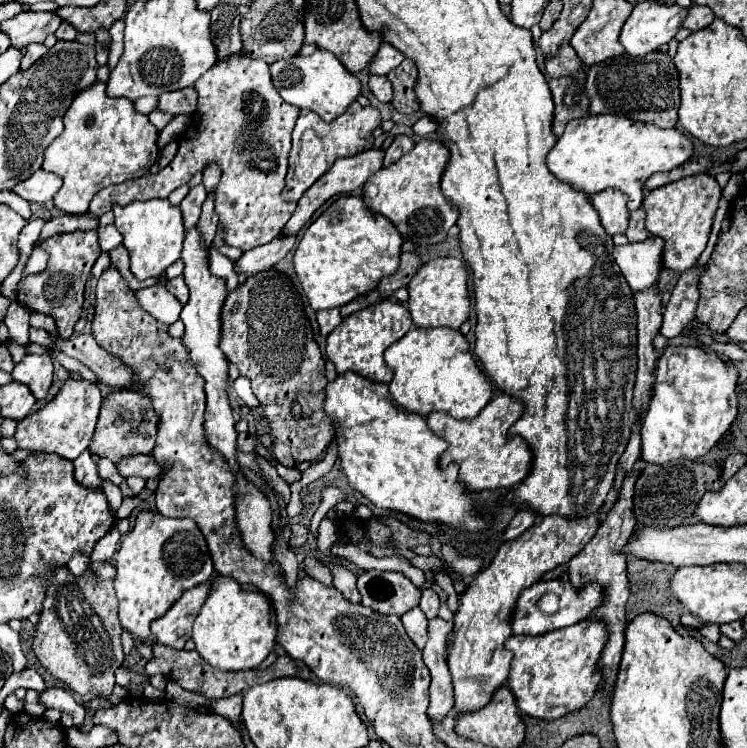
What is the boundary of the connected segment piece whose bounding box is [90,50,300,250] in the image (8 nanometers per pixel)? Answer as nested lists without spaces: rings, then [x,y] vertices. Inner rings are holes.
[[[248,52],[230,54],[228,58],[220,60],[214,68],[204,72],[198,82],[194,84],[198,90],[198,110],[192,114],[192,122],[184,136],[180,138],[180,150],[176,158],[170,162],[168,168],[162,168],[158,174],[146,174],[138,180],[126,180],[124,184],[114,184],[104,190],[100,190],[92,202],[90,202],[90,214],[102,216],[112,208],[112,204],[126,206],[134,200],[152,200],[152,198],[168,198],[168,194],[182,184],[188,184],[190,178],[204,170],[206,164],[218,162],[222,166],[222,180],[216,190],[216,212],[220,216],[220,224],[224,226],[224,242],[240,248],[240,250],[252,250],[256,246],[262,246],[270,242],[274,236],[280,234],[284,224],[290,220],[290,216],[296,210],[296,202],[288,202],[282,198],[284,178],[288,172],[288,154],[292,144],[292,130],[298,120],[300,108],[284,102],[278,94],[278,90],[272,84],[268,64],[264,60],[250,58]]]

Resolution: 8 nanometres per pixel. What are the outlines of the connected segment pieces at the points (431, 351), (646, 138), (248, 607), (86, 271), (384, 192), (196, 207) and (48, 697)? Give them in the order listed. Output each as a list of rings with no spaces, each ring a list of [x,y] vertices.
[[[412,328],[404,338],[384,352],[386,364],[394,370],[390,396],[400,408],[420,416],[442,410],[454,418],[476,418],[490,402],[492,386],[468,350],[468,342],[456,330]]]
[[[590,114],[568,122],[564,134],[550,150],[546,162],[550,172],[558,180],[572,184],[586,194],[596,194],[606,188],[622,190],[624,194],[628,194],[627,208],[632,211],[642,206],[642,188],[652,174],[670,172],[672,168],[682,166],[692,156],[692,152],[692,140],[676,128],[664,130],[614,114]]]
[[[214,576],[212,578],[212,594],[208,596],[208,600],[204,602],[200,614],[196,616],[194,622],[194,632],[192,632],[192,640],[196,642],[196,650],[198,654],[212,664],[218,670],[252,670],[258,668],[258,664],[262,664],[266,660],[266,656],[270,652],[266,652],[268,648],[274,650],[276,646],[276,617],[272,602],[260,590],[256,590],[254,586],[244,586],[238,582],[232,582],[224,576]]]
[[[76,230],[70,234],[56,234],[56,238],[48,238],[44,242],[44,250],[50,254],[48,268],[44,274],[28,276],[18,282],[18,296],[16,300],[24,304],[32,312],[42,312],[46,316],[52,316],[58,326],[58,334],[62,338],[70,338],[74,334],[74,326],[82,314],[84,304],[84,288],[86,280],[90,276],[90,270],[100,256],[100,244],[98,244],[98,232],[96,230]]]
[[[420,140],[412,152],[400,158],[400,162],[378,170],[366,180],[362,200],[372,212],[380,212],[394,222],[406,242],[416,246],[438,244],[458,220],[458,208],[440,192],[440,178],[448,166],[448,158],[450,150],[446,144],[438,140]]]
[[[198,184],[194,186],[188,196],[180,202],[180,210],[184,214],[184,226],[186,228],[192,228],[198,218],[200,218],[200,208],[202,208],[202,202],[206,198],[206,190],[204,190],[204,184]]]
[[[48,688],[46,692],[40,694],[40,700],[46,708],[56,708],[60,712],[68,712],[72,714],[74,718],[74,726],[80,730],[82,724],[84,724],[84,716],[86,716],[86,710],[84,706],[80,706],[66,690],[60,690],[60,688]]]

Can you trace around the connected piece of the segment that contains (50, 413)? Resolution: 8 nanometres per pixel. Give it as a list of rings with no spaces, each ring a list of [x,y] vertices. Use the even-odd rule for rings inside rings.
[[[66,380],[52,402],[48,402],[38,412],[30,414],[28,418],[18,422],[18,430],[14,434],[20,448],[28,448],[32,452],[46,452],[58,454],[64,458],[76,458],[92,440],[98,410],[102,404],[102,394],[96,384],[86,380]]]

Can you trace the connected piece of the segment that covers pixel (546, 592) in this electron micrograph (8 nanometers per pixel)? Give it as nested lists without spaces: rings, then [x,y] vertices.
[[[540,580],[520,594],[516,610],[512,614],[512,628],[514,634],[532,634],[532,636],[546,634],[550,630],[566,628],[580,620],[590,618],[596,606],[600,606],[602,602],[604,602],[604,588],[598,582],[590,582],[578,590],[564,580]]]

